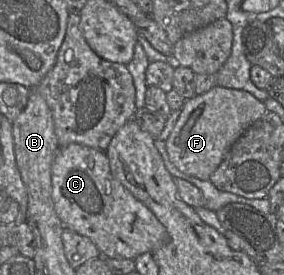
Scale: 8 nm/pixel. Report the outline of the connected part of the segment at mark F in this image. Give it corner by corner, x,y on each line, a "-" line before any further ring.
217,85
204,94
185,100
166,140
170,161
185,174
209,180
235,141
267,111
265,104
251,93

